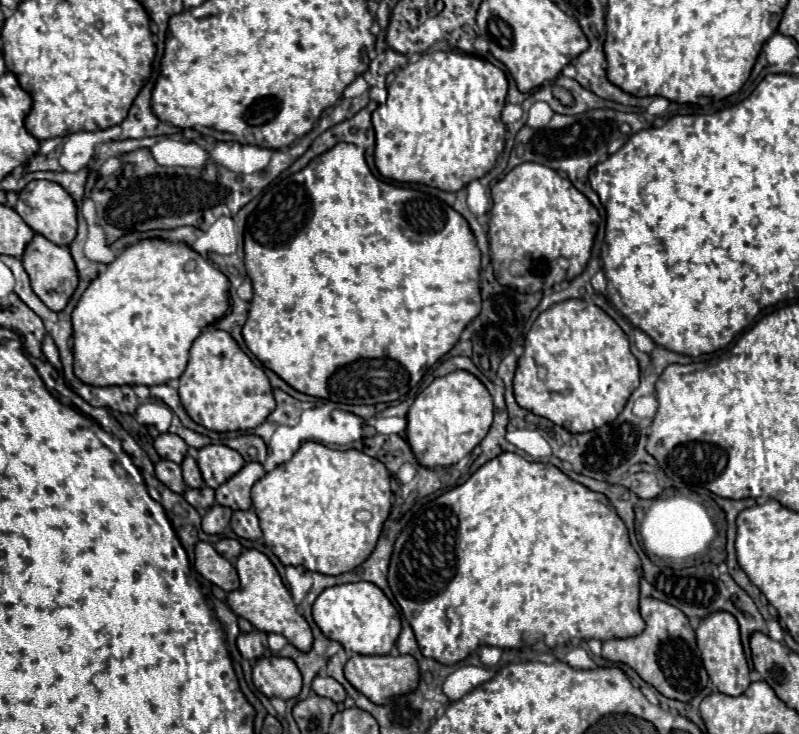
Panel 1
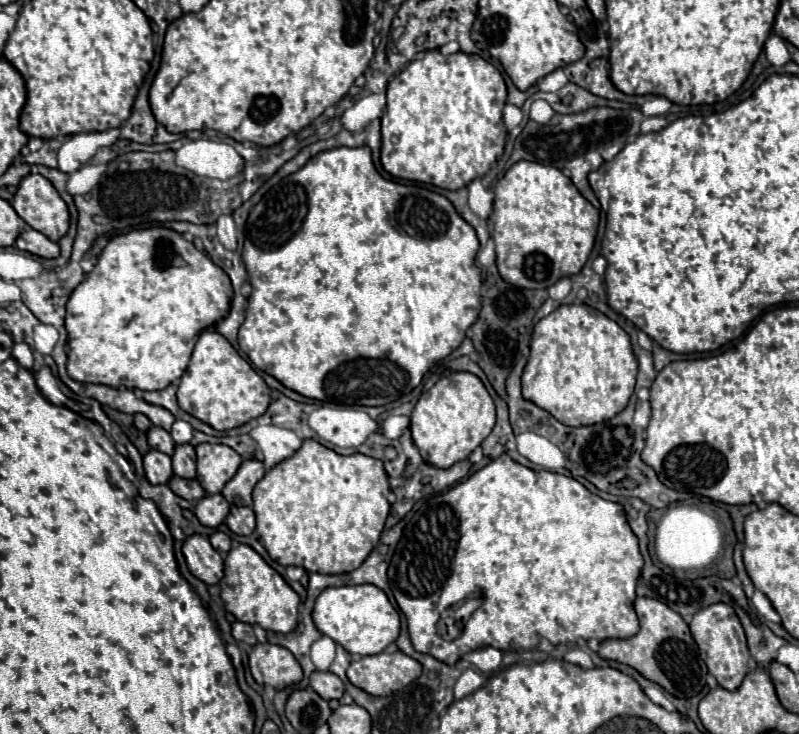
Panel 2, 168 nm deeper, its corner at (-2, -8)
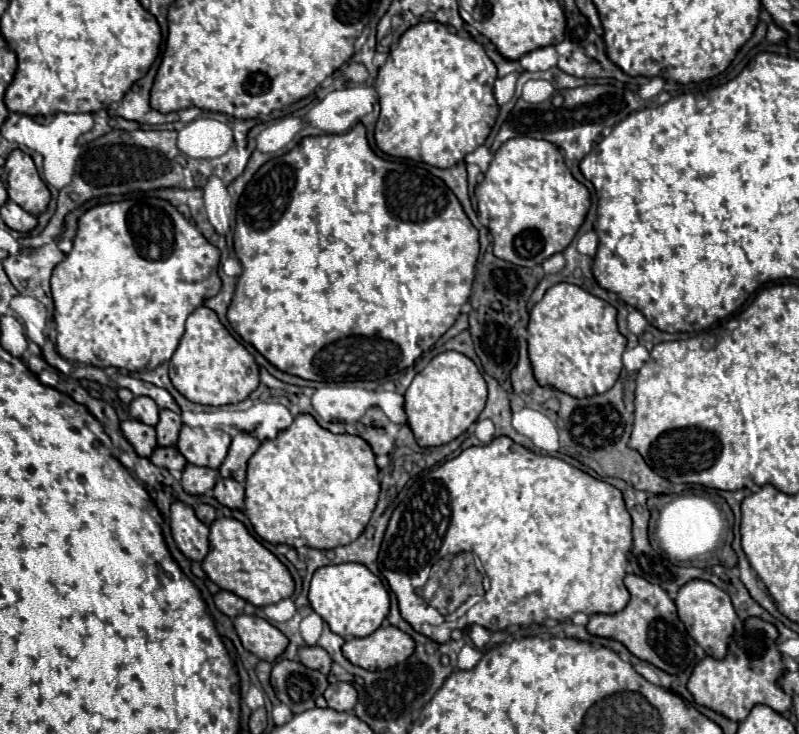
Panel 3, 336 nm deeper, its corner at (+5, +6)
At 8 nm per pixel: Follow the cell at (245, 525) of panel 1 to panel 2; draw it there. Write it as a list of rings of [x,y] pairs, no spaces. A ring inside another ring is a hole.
[[[232,507],[226,517],[226,525],[236,535],[252,535],[256,529],[252,507]]]

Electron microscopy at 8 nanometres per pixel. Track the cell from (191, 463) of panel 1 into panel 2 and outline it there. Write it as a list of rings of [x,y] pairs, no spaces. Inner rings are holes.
[[[176,445],[176,451],[172,455],[172,467],[174,475],[182,479],[196,479],[196,451],[192,445]]]

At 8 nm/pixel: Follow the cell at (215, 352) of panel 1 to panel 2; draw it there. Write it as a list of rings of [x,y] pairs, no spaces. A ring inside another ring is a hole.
[[[208,329],[198,337],[188,369],[180,379],[178,403],[186,413],[216,431],[228,431],[264,415],[270,405],[270,389],[266,381],[250,367],[250,363],[238,355],[226,337]]]

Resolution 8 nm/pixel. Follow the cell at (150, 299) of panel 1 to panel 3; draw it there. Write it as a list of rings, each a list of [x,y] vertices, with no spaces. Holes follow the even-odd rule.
[[[125,199],[125,201],[115,201],[115,203],[101,203],[95,205],[91,209],[87,209],[81,217],[79,217],[79,225],[77,225],[77,235],[73,239],[73,249],[71,253],[65,255],[65,259],[53,269],[53,277],[51,277],[51,293],[53,293],[53,301],[55,301],[55,329],[57,329],[57,339],[55,339],[55,347],[59,351],[61,357],[65,357],[67,361],[81,361],[85,365],[93,365],[93,367],[125,367],[127,371],[143,371],[147,369],[155,369],[161,363],[169,361],[171,355],[175,353],[183,333],[185,333],[185,319],[189,317],[189,313],[193,313],[193,309],[197,309],[205,299],[207,299],[207,281],[211,275],[217,275],[217,267],[219,267],[219,249],[215,245],[211,245],[203,233],[191,223],[187,221],[169,201],[163,199],[149,199],[149,201],[133,201]]]

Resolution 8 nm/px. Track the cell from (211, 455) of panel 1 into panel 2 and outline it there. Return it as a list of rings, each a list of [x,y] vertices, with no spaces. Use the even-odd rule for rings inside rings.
[[[202,443],[196,447],[196,467],[198,467],[198,483],[204,487],[206,493],[216,495],[222,487],[236,475],[238,467],[242,465],[240,455],[226,447],[226,445],[210,445]]]

